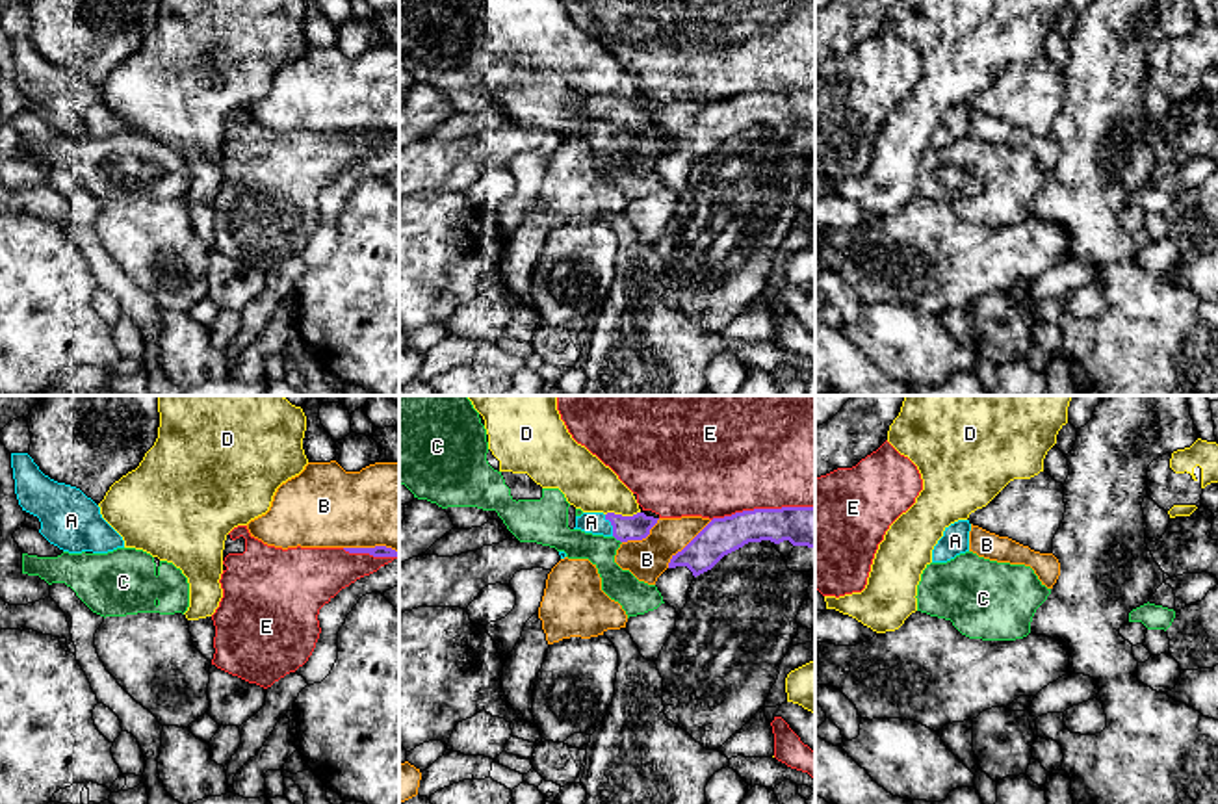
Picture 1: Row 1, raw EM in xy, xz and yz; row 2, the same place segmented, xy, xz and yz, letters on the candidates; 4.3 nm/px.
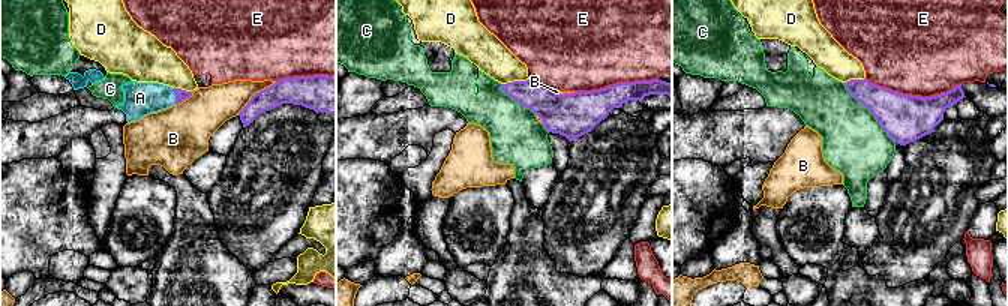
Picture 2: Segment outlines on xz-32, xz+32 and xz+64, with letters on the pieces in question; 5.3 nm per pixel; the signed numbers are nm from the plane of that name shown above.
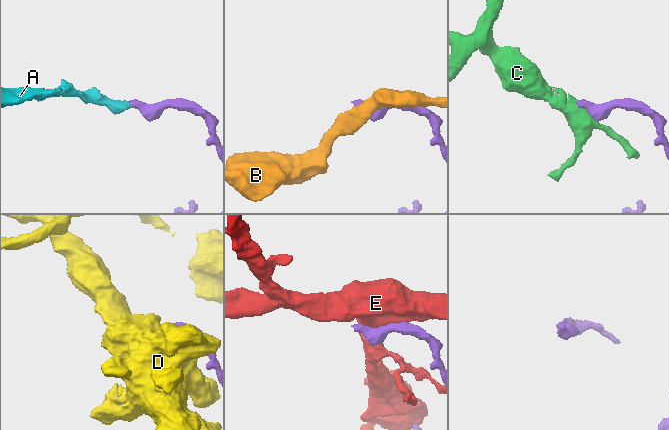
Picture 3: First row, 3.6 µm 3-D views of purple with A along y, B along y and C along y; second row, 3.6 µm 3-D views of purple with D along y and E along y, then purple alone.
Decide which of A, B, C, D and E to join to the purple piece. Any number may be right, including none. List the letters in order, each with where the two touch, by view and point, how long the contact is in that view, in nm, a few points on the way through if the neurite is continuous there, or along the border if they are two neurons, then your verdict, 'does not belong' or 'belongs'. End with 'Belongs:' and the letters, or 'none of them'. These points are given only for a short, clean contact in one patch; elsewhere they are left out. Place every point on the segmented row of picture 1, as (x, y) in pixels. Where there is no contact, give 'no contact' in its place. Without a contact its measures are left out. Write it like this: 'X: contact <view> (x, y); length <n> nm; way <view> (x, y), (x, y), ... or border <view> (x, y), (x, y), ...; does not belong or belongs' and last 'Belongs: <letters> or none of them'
A: contact xz (611, 524); length 100 nm; way xz (624, 528), (611, 524), (591, 522); belongs
B: contact xz (689, 543); length 280 nm; does not belong
C: contact xz (617, 539); length 50 nm; border xz (613, 535), (621, 543); does not belong
D: contact xz (621, 515); length 150 nm; border xz (639, 511), (632, 515), (606, 515); does not belong
E: contact xz (762, 509); length 440 nm; does not belong
Belongs: A

